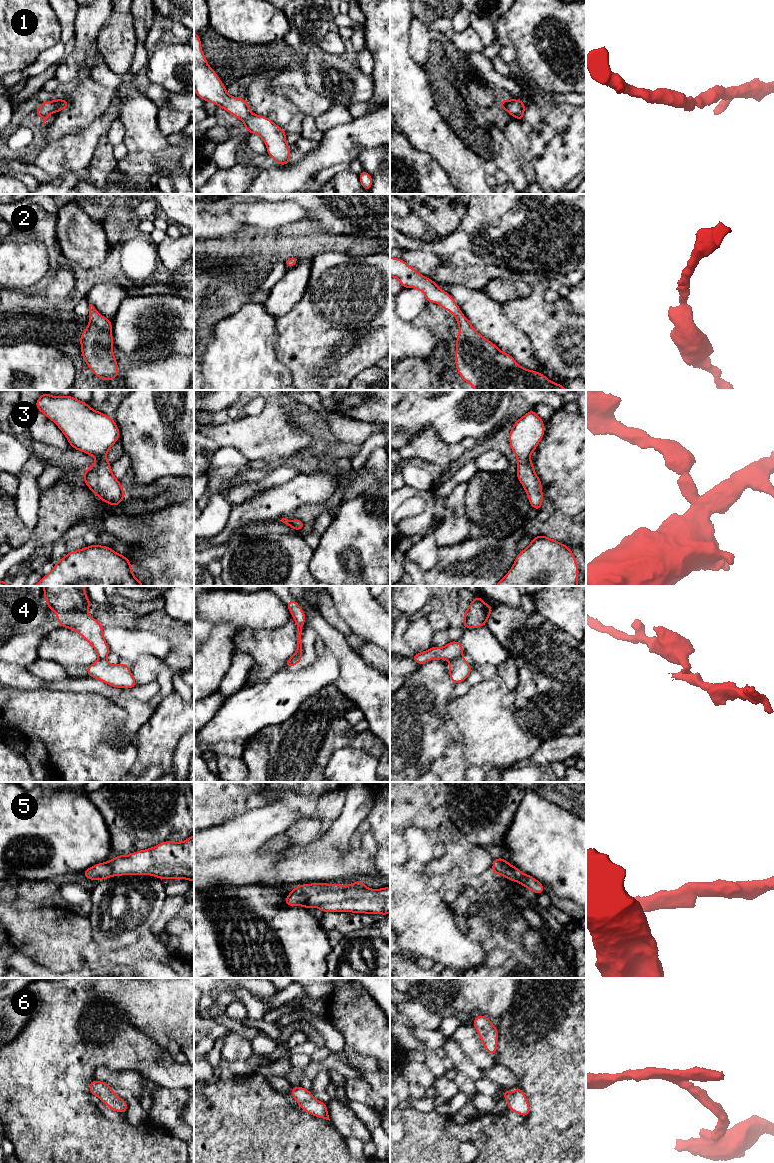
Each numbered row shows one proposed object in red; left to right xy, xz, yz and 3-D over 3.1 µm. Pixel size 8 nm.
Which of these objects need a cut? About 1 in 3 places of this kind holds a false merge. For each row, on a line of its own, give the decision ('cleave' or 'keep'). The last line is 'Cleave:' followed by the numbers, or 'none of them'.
1: keep
2: keep
3: keep
4: cleave
5: keep
6: keep
Cleave: 4

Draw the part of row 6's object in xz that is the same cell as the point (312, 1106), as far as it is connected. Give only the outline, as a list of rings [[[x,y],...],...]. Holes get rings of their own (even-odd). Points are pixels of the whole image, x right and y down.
[[[296,1086],[292,1087],[290,1095],[305,1112],[330,1121],[326,1103],[316,1100],[310,1090]]]

